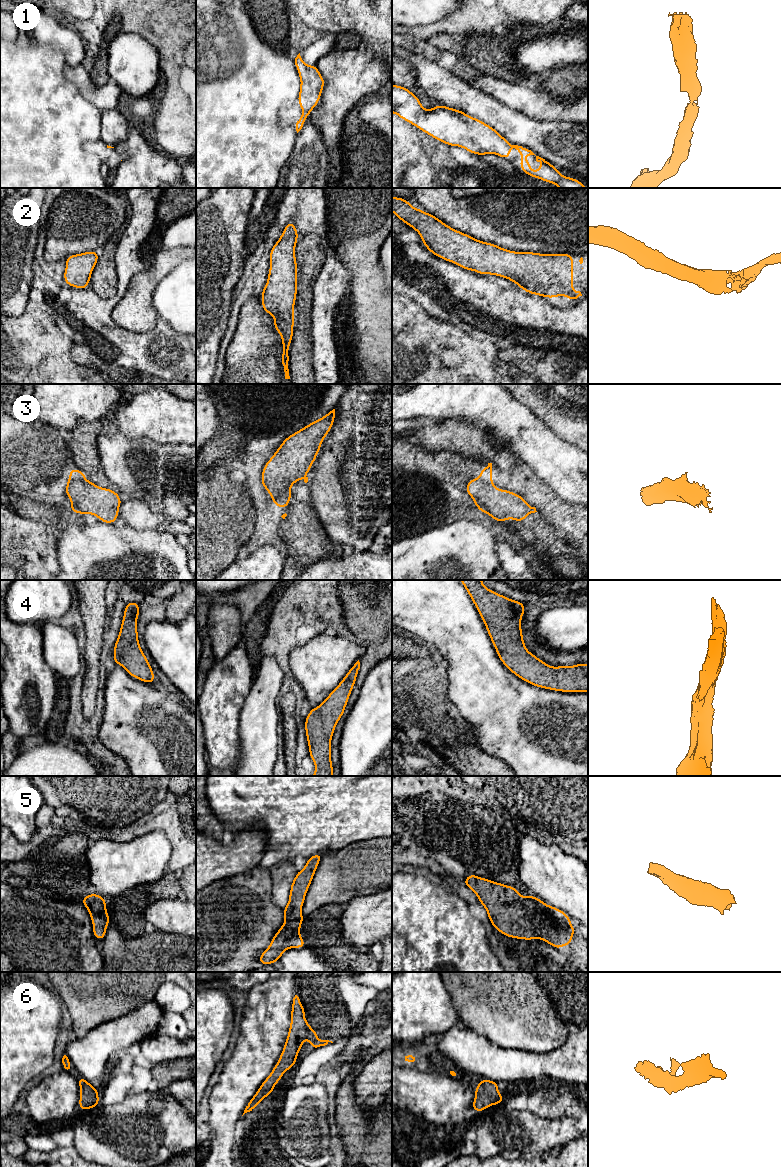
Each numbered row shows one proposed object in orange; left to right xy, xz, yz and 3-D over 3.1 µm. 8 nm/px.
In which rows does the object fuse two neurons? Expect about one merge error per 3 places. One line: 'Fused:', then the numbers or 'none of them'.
Fused: none of them

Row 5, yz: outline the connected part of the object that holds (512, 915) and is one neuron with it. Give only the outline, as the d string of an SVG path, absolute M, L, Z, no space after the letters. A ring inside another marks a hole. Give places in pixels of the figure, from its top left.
M469 874L463 885L469 887L485 907L492 927L514 939L540 939L557 950L568 946L576 932L569 916L528 894L525 898L514 886Z

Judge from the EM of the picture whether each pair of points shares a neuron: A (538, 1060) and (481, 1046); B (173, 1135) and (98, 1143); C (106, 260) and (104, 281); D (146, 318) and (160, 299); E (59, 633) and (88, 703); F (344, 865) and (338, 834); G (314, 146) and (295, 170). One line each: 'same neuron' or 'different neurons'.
A: same neuron
B: same neuron
C: same neuron
D: different neurons
E: different neurons
F: different neurons
G: same neuron

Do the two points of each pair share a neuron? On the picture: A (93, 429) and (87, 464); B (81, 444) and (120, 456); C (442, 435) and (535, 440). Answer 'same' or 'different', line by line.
A: same
B: different
C: different

